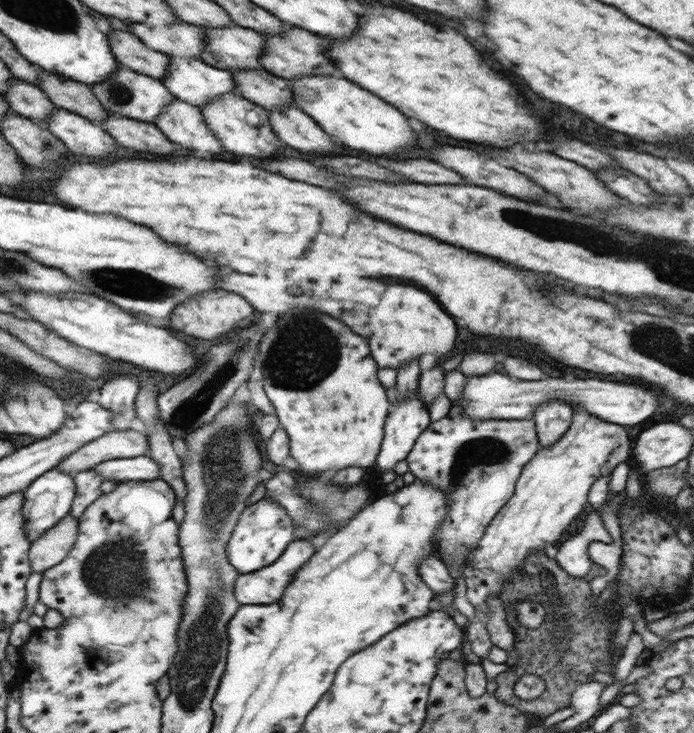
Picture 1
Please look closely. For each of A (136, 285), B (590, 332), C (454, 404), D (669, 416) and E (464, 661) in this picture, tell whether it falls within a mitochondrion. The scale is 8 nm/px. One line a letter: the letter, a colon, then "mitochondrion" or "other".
A: mitochondrion
B: other
C: other
D: other
E: other

